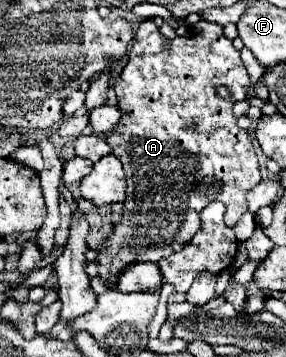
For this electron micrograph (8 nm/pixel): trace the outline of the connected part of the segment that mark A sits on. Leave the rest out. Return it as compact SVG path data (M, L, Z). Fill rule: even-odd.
M146 20L140 24L136 36L134 36L134 44L132 44L132 50L130 50L130 58L124 66L124 70L120 72L120 76L116 78L116 84L114 84L114 92L116 92L116 98L118 98L118 106L120 106L120 112L122 112L122 120L118 122L118 126L108 134L106 142L112 146L112 152L116 154L116 158L122 162L124 166L124 172L126 172L126 180L128 180L128 188L126 188L126 200L124 200L124 214L120 218L120 222L114 224L112 232L108 232L104 236L104 246L98 250L98 256L96 256L96 262L98 262L98 276L102 280L116 280L126 266L130 264L138 264L138 262L152 262L152 264L158 264L160 260L168 258L170 254L182 250L188 242L192 242L194 234L200 230L200 212L214 200L218 202L224 202L226 204L226 214L224 214L224 222L226 226L234 226L240 216L246 212L246 192L256 186L260 182L260 168L258 168L258 156L254 152L254 146L252 146L252 138L246 130L238 128L234 116L232 116L232 106L240 100L246 98L246 86L250 84L250 78L248 78L248 72L242 64L242 58L240 58L240 52L232 46L232 40L224 36L224 28L220 24L212 24L212 22L198 22L194 30L188 32L188 36L176 36L174 40L170 40L170 46L166 48L162 44L162 32L160 28L156 26L154 20ZM218 86L226 86L228 92L230 92L230 102L224 102L224 98L218 96L216 88Z

